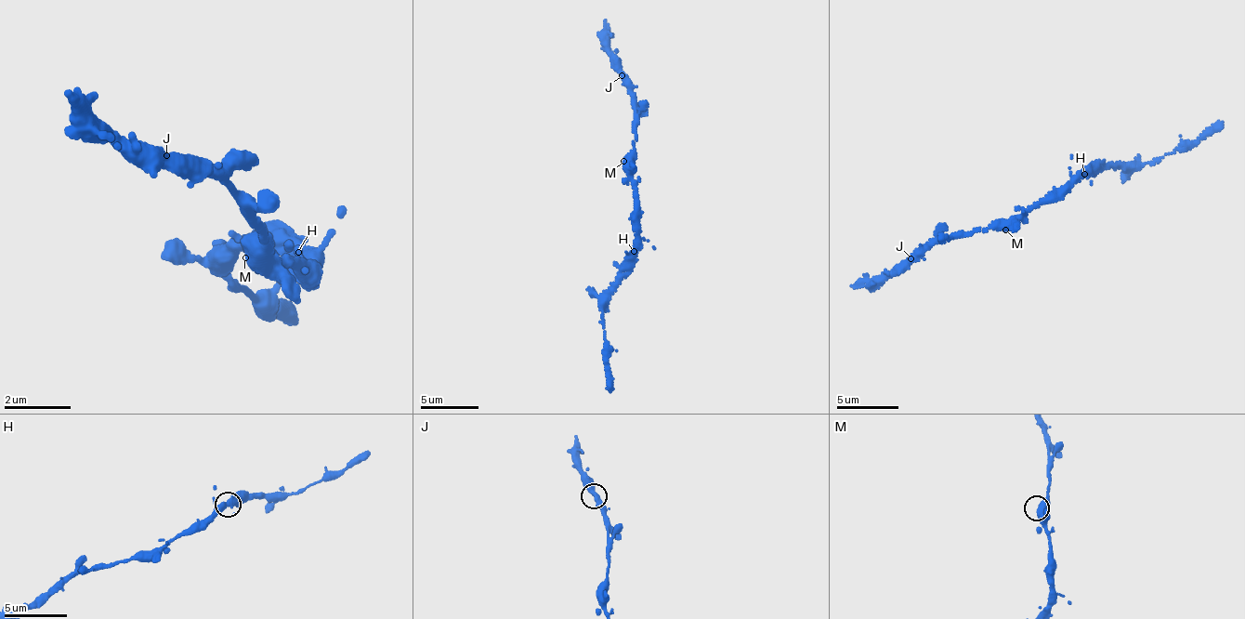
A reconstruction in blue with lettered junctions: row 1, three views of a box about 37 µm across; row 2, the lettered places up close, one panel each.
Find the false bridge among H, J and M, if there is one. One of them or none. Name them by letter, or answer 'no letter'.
no letter

